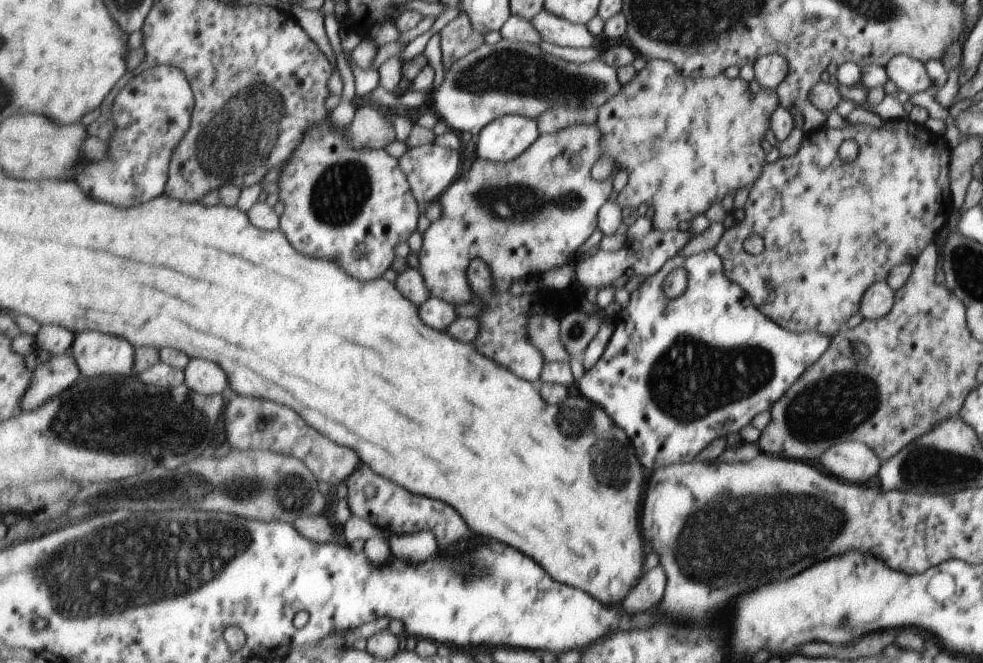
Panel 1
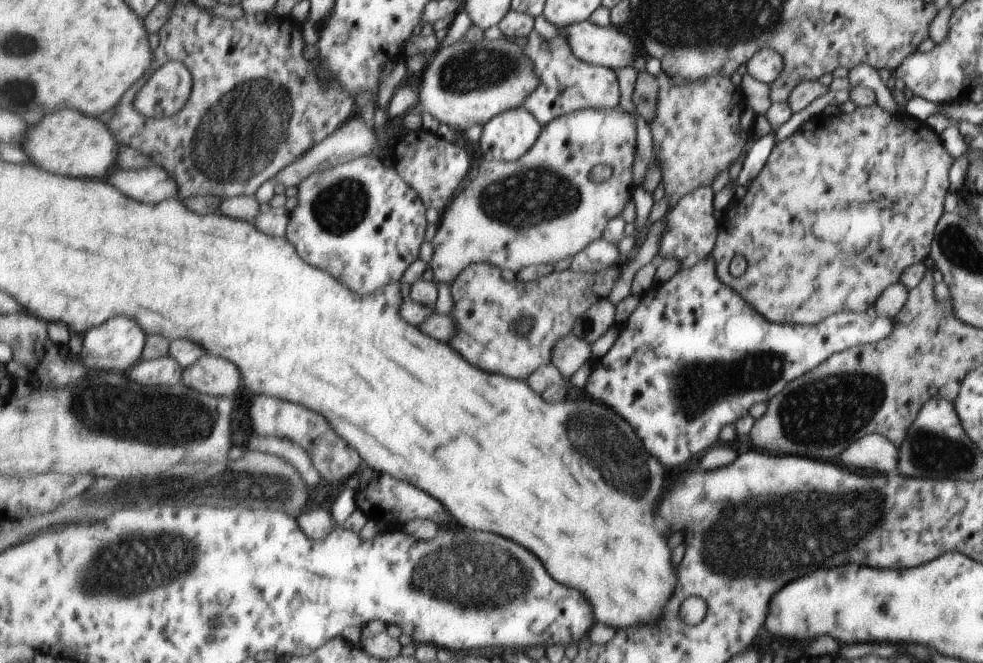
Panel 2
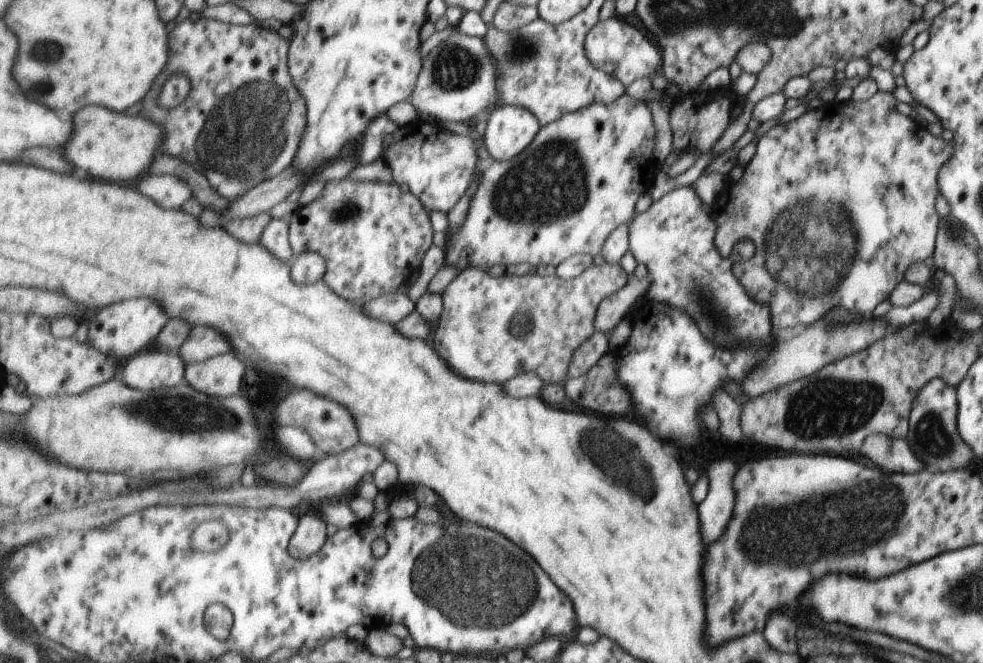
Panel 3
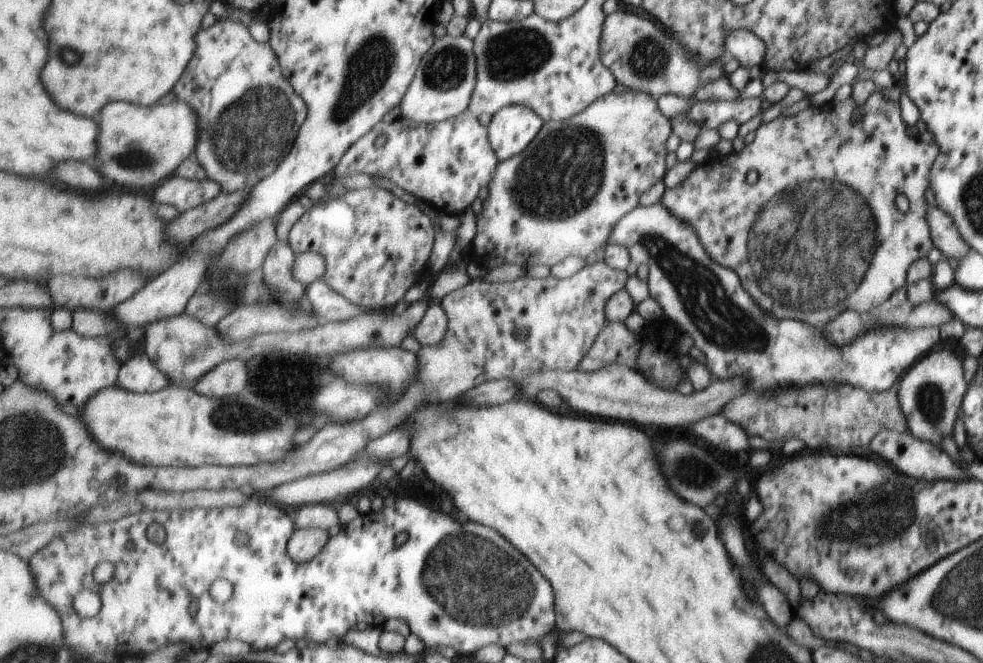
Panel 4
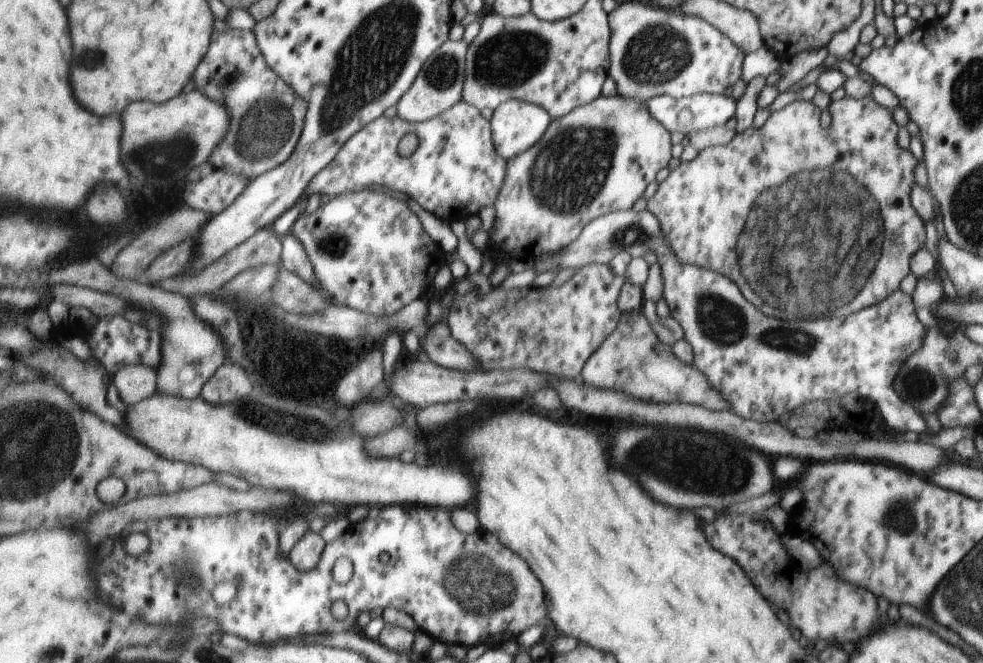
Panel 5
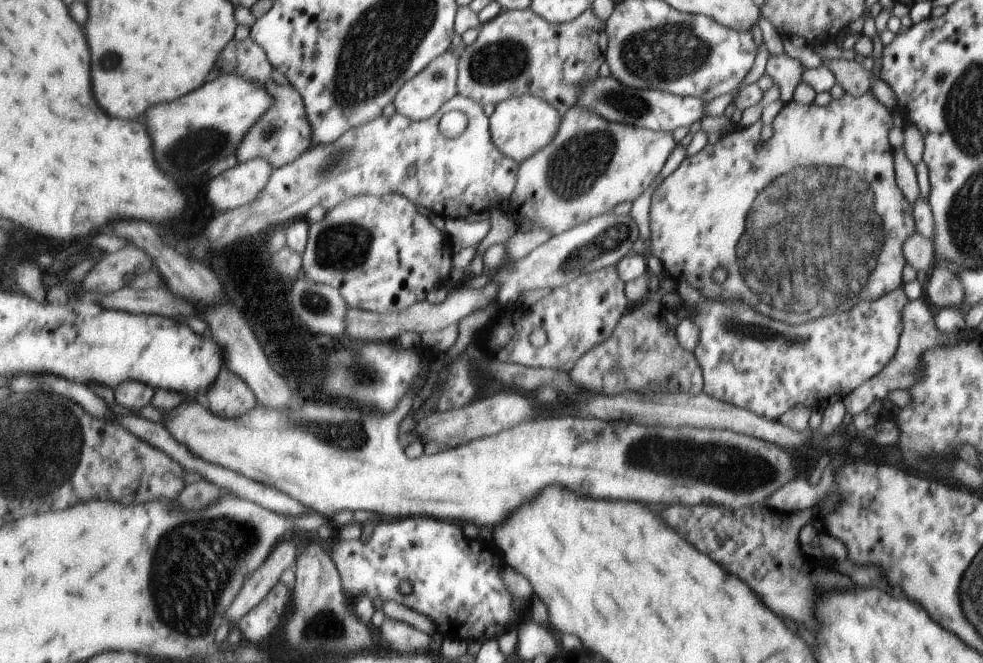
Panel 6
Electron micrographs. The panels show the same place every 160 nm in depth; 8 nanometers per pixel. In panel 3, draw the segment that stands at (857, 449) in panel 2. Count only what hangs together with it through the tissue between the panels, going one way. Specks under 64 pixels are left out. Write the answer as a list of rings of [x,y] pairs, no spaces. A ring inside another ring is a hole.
[[[886,434],[870,435],[860,448],[860,454],[868,457],[886,472],[918,474],[926,469],[926,464],[916,456],[907,439],[894,439]]]

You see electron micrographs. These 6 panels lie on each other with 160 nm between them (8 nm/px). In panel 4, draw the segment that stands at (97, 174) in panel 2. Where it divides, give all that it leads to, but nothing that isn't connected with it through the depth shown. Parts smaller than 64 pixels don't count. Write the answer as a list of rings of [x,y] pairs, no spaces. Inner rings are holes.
[[[172,101],[149,107],[114,102],[100,112],[102,148],[98,160],[102,172],[112,182],[134,190],[154,188],[175,174],[177,168],[197,151],[199,116],[186,101]]]

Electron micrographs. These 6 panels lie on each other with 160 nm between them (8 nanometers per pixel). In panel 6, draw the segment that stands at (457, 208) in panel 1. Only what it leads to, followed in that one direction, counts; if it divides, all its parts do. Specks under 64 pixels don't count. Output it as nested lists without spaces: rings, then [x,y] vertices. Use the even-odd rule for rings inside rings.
[[[576,106],[563,115],[554,142],[522,163],[516,190],[507,207],[511,212],[516,208],[516,214],[522,212],[524,218],[532,220],[532,231],[549,231],[553,237],[564,234],[598,215],[609,213],[622,202],[634,202],[660,174],[674,146],[670,132],[613,123],[590,107]]]

